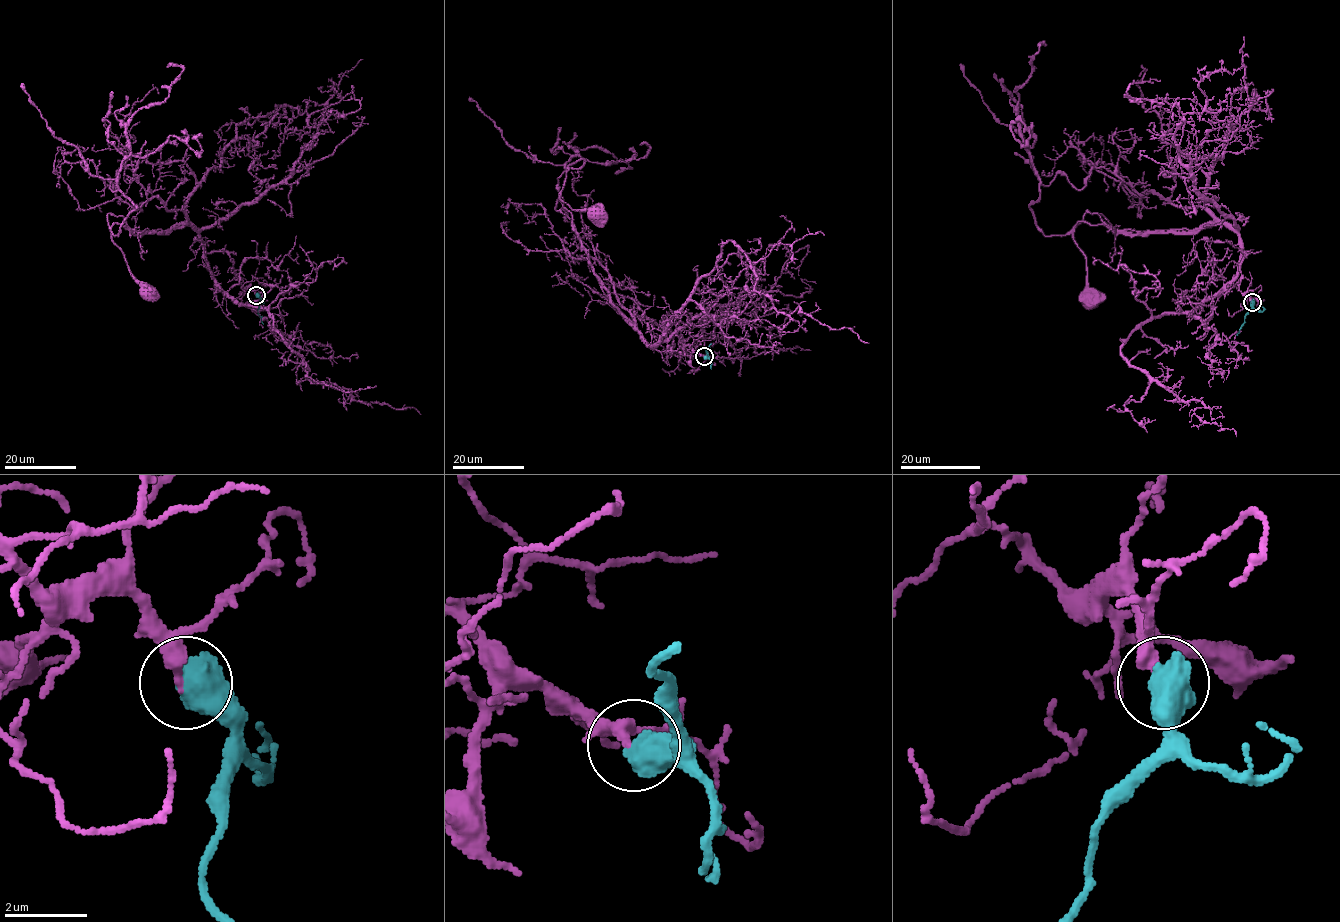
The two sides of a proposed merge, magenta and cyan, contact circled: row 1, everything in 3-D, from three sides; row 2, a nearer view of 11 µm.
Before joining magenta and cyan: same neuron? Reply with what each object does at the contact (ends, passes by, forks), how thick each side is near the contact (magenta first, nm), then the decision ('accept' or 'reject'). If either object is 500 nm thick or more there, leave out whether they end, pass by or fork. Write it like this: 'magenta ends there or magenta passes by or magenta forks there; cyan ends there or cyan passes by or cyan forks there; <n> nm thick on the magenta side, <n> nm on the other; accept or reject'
320 nm thick on the magenta side, 750 nm on the other; reject

